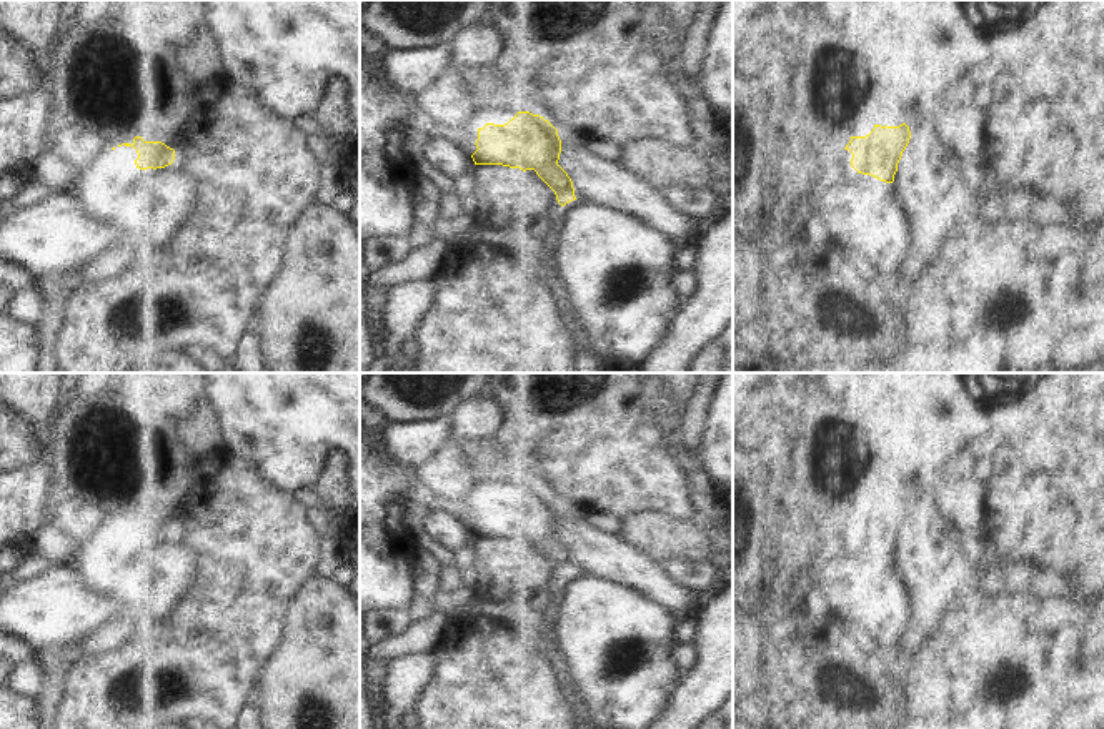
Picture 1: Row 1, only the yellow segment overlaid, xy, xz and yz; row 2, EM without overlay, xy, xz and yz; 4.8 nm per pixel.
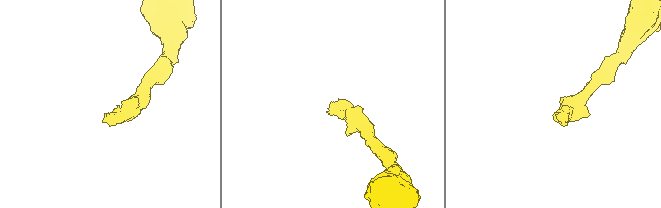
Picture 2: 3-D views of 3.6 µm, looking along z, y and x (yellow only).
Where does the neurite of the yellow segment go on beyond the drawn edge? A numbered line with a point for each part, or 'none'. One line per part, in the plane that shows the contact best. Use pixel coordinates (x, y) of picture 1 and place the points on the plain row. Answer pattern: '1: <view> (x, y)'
1: xz (493, 481)

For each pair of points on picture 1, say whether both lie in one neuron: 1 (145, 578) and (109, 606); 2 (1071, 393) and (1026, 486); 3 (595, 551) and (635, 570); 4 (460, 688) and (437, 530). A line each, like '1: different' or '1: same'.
1: different
2: different
3: same
4: different

